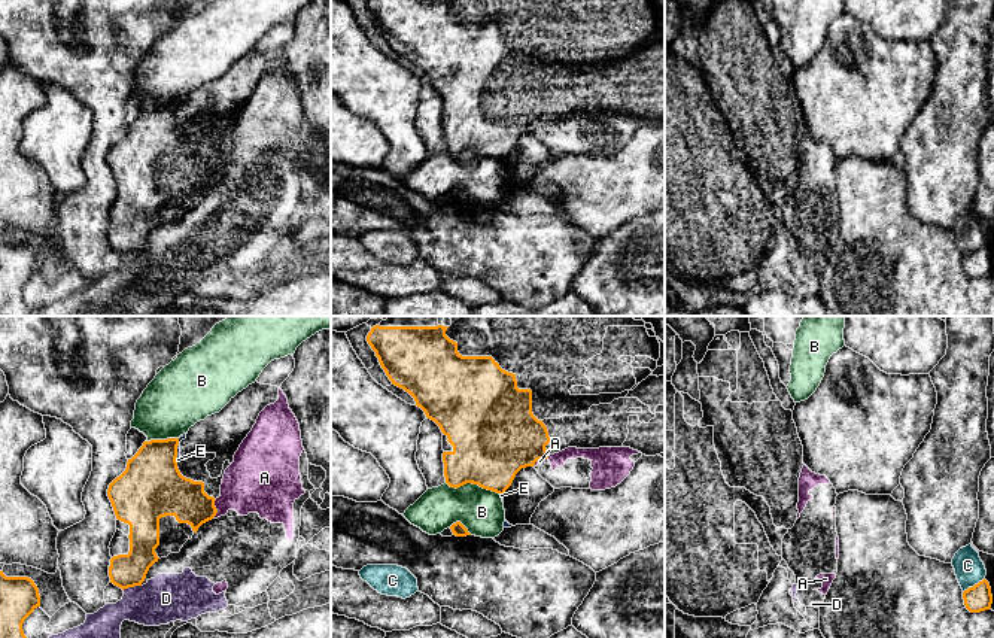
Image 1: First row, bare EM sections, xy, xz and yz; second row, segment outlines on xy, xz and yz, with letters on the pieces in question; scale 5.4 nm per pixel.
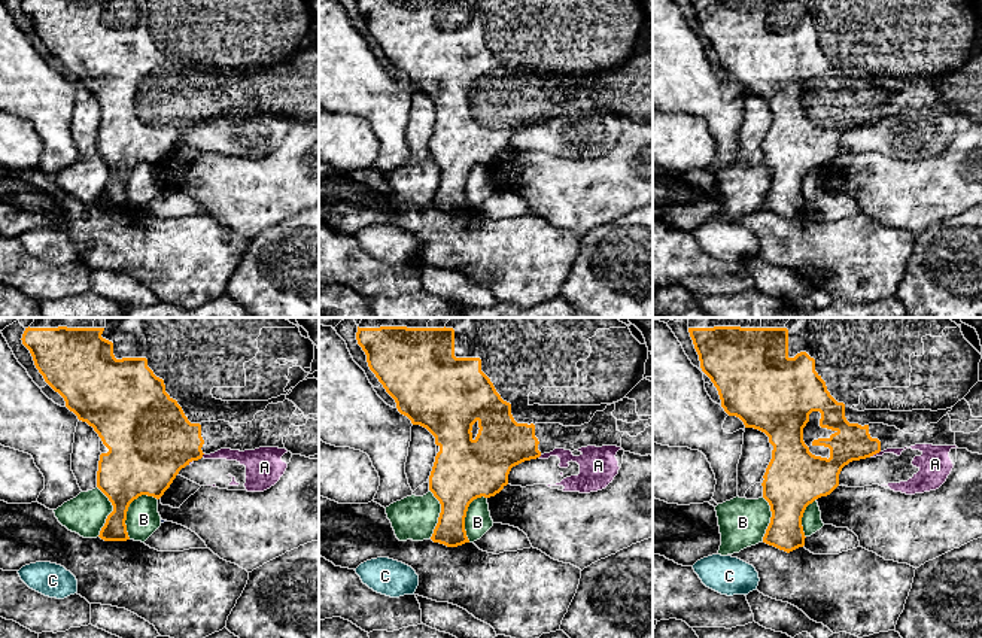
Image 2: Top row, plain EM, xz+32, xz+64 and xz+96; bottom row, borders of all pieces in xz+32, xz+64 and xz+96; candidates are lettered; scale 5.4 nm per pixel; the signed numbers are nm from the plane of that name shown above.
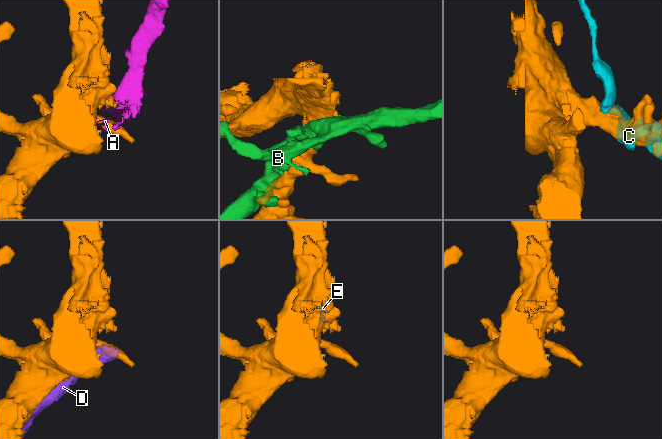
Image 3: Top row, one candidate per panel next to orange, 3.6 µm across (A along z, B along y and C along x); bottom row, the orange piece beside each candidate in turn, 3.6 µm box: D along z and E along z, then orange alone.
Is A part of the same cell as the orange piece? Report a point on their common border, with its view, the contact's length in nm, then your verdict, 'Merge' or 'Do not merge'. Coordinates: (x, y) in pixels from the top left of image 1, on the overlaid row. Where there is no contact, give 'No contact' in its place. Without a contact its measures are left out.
Touches orange at xy (215, 509). Shared border 100 nm. Do not merge

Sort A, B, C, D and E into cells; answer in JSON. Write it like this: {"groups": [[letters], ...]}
{"groups": [["A", "D"], ["B"], ["C"], ["E"]]}

